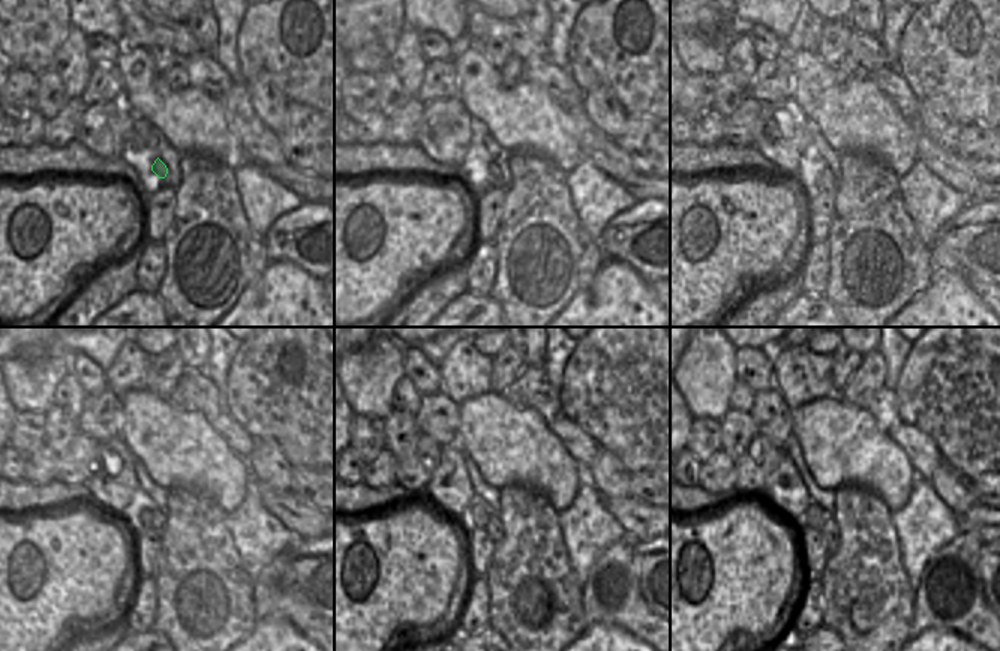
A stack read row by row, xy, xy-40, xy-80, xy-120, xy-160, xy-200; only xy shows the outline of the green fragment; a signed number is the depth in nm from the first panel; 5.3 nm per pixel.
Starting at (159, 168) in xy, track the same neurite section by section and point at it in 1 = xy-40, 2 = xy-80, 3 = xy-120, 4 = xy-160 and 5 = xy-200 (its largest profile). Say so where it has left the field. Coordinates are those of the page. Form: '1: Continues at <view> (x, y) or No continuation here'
1: Continues at xy-40 (495, 177)
2: Continues at xy-80 (825, 182)
3: Continues at xy-120 (159, 521)
4: Continues at xy-160 (494, 528)
5: Continues at xy-200 (829, 531)

